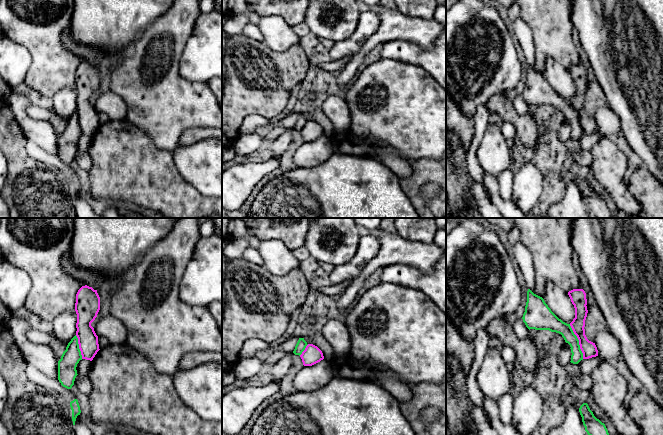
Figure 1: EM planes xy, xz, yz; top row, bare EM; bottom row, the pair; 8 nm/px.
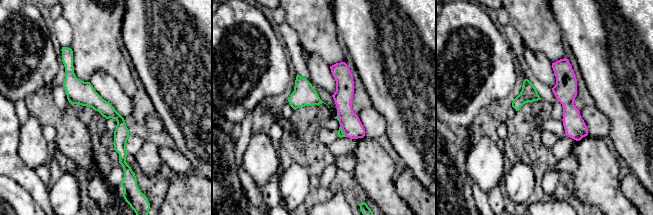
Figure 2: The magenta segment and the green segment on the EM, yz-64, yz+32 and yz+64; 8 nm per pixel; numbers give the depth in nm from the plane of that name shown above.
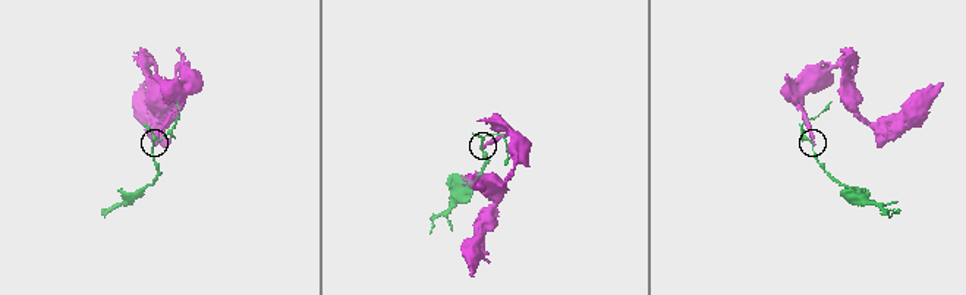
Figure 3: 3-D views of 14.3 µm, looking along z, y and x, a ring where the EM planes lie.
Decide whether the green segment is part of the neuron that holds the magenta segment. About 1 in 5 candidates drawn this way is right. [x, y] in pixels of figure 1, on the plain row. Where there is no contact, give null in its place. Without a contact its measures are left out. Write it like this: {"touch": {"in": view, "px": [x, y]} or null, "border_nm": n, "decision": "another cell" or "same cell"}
{"touch": {"in": "yz", "px": [579, 117]}, "border_nm": 300, "decision": "another cell"}

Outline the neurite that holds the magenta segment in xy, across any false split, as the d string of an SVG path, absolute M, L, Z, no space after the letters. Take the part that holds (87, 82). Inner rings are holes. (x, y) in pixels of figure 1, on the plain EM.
M87 61L76 70L75 87L77 90L76 112L82 135L92 137L99 125L98 112L91 99L100 86L100 73L97 66Z

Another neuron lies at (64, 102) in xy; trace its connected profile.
M76 87L62 88L53 99L53 111L61 118L69 119L76 111L77 90Z

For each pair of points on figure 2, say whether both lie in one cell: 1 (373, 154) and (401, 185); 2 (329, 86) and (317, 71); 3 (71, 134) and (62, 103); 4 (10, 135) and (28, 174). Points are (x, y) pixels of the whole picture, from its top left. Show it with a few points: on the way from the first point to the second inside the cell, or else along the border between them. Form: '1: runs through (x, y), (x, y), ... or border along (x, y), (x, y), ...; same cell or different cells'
1: border along (394, 182), (396, 193), (406, 203); different cells
2: runs through (327, 82), (321, 75); same cell
3: border along (51, 89), (54, 103), (60, 109), (65, 110); different cells
4: runs through (10, 145), (10, 158), (18, 166); same cell

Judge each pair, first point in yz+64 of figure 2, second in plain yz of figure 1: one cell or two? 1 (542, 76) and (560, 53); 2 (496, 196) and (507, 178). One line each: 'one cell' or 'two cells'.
1: two cells
2: one cell

